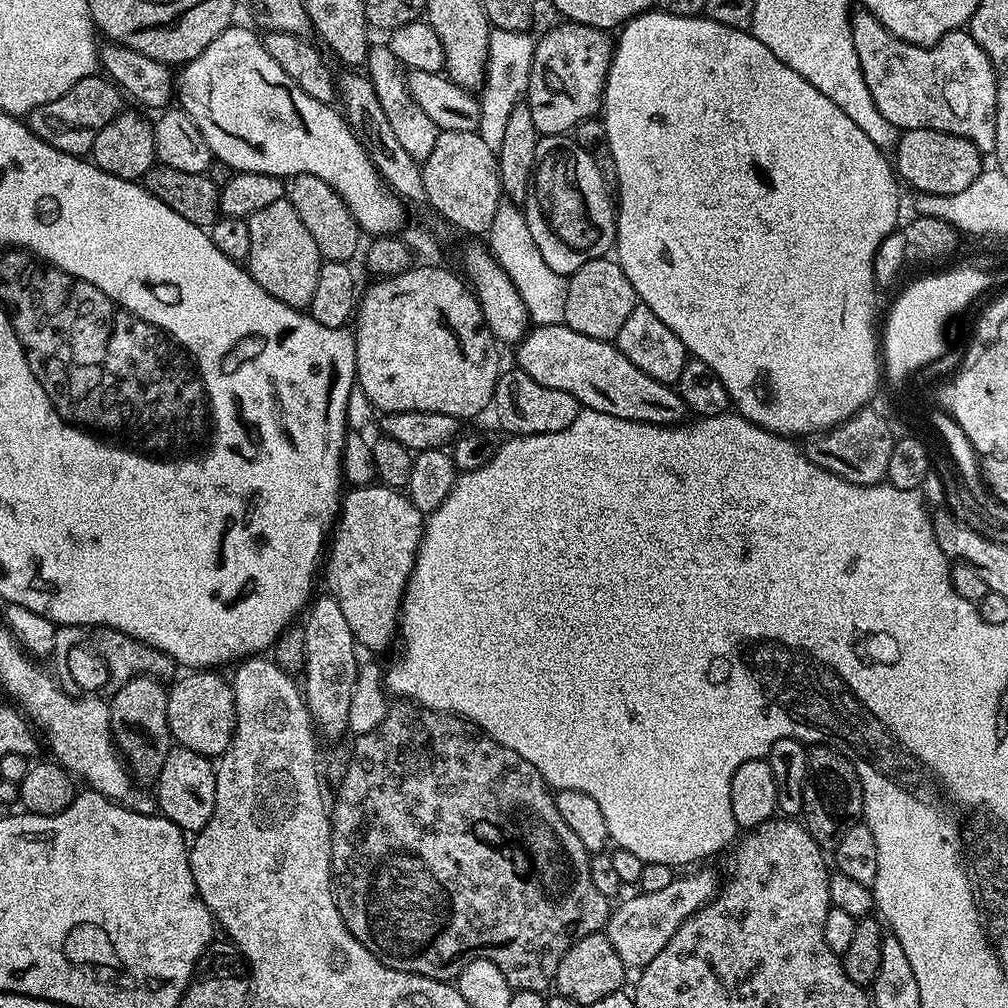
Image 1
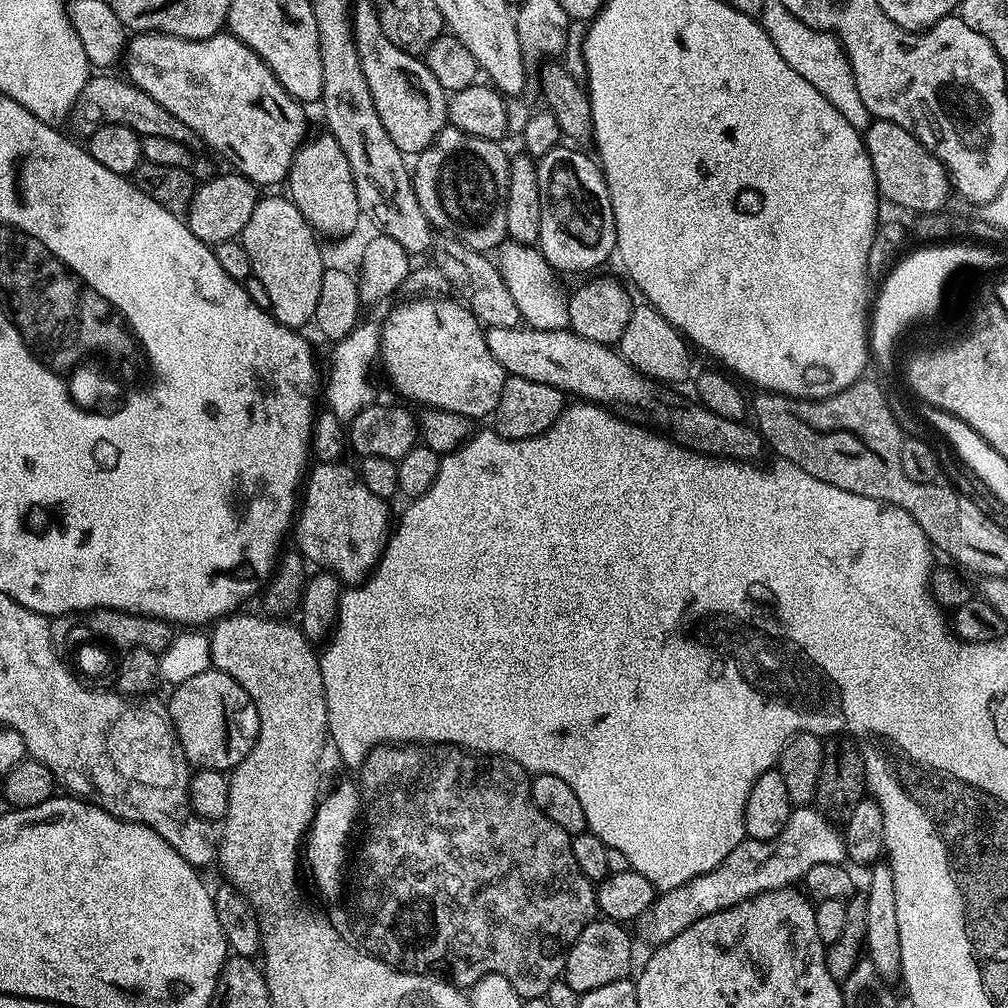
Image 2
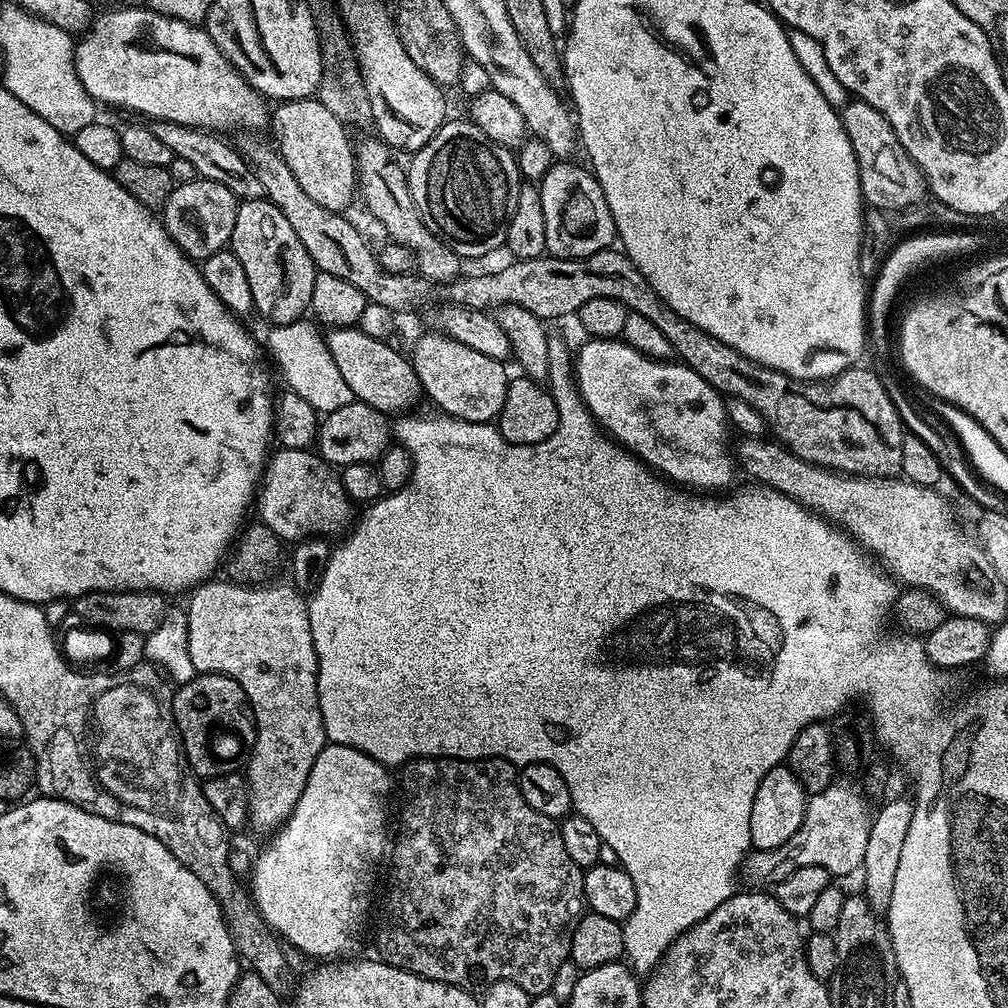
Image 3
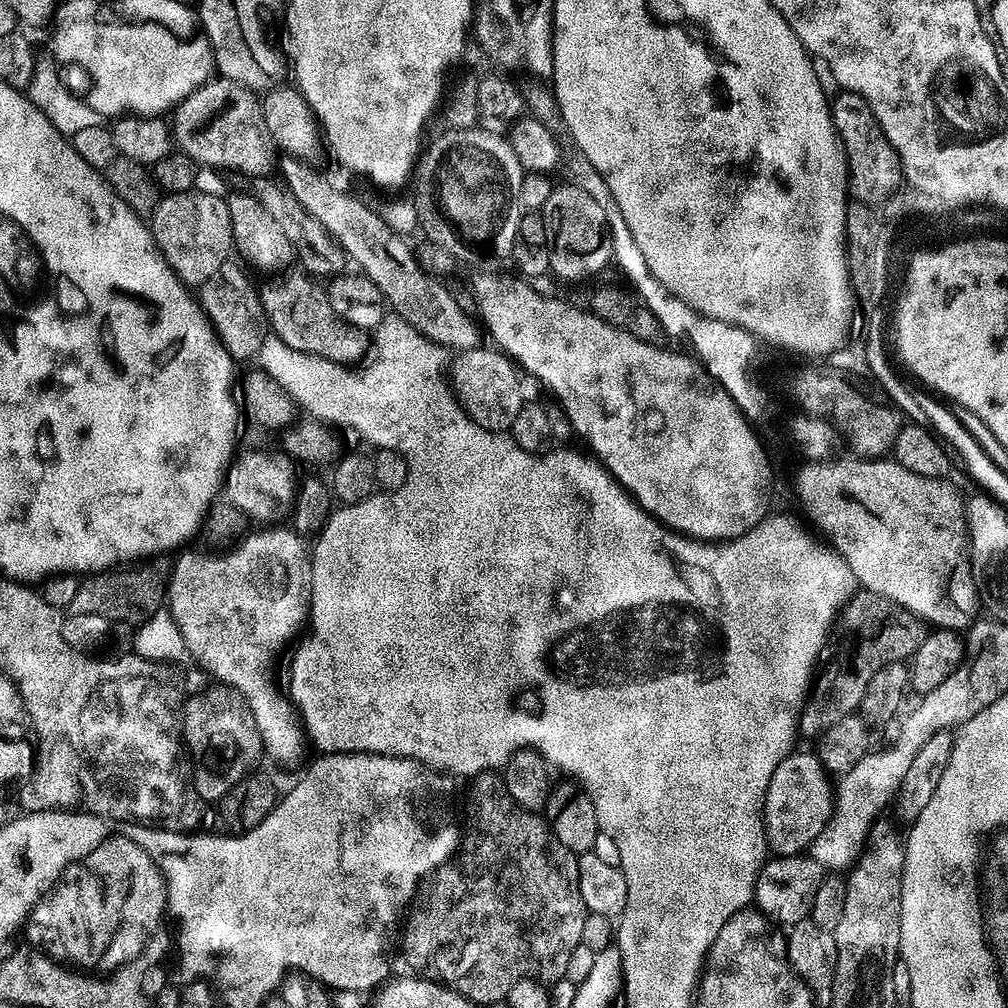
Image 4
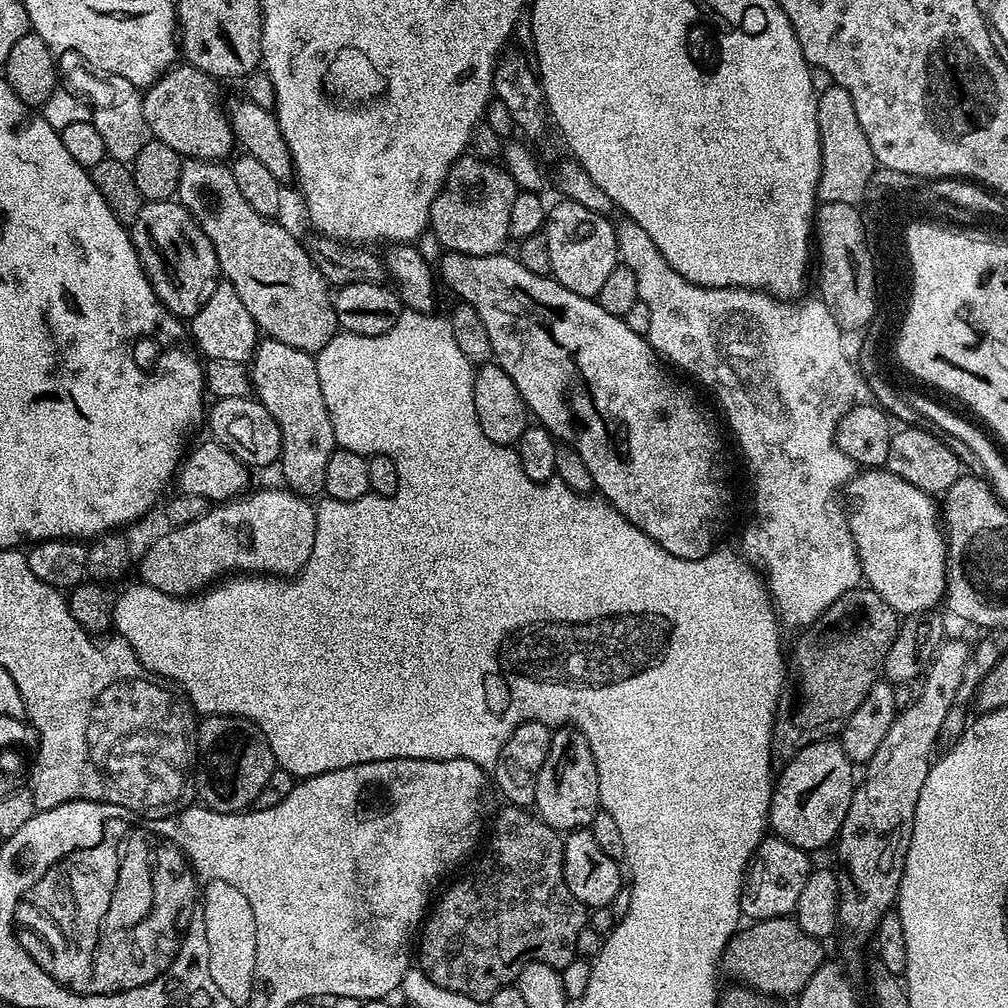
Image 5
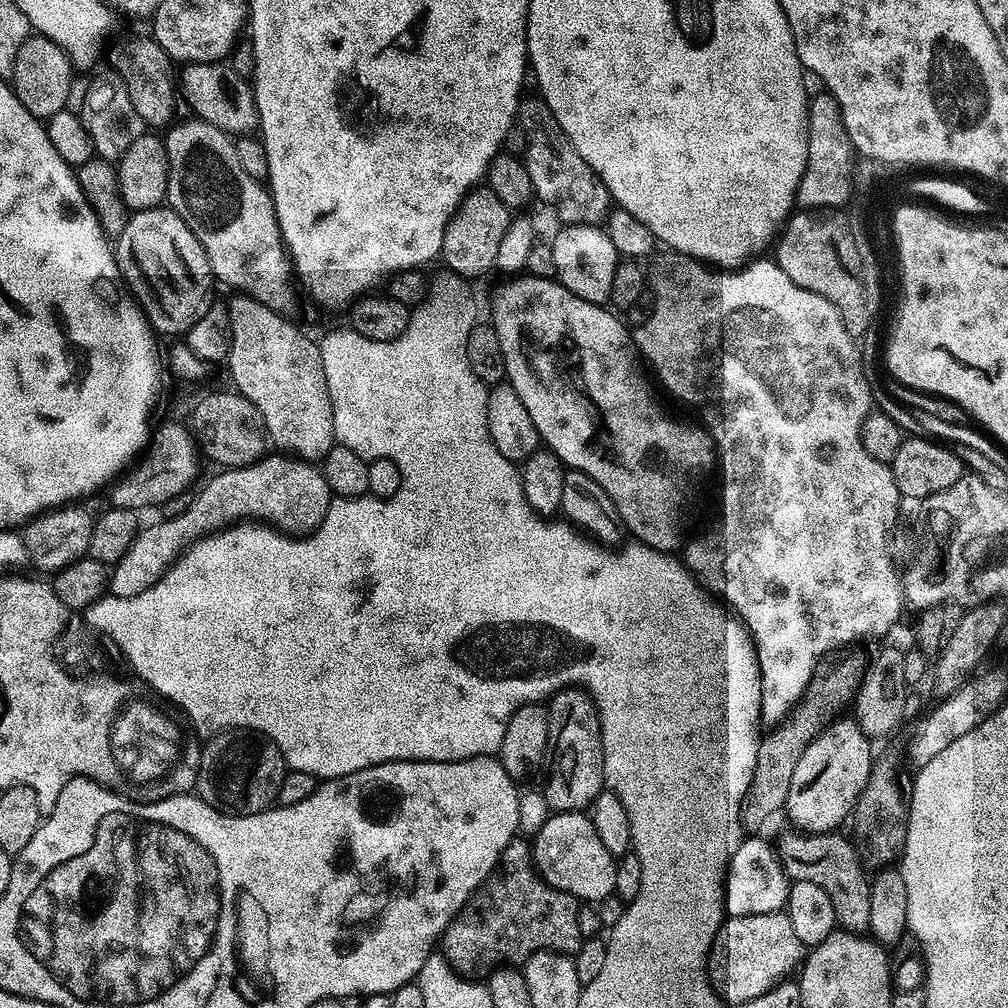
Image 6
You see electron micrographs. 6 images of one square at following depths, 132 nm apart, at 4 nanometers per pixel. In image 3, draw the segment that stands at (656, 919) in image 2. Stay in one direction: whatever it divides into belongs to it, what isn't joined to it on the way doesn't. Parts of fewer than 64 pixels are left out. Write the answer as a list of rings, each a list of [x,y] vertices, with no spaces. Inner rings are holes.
[[[834,782],[826,790],[808,796],[802,826],[782,846],[765,852],[753,851],[747,857],[746,869],[760,886],[775,886],[802,866],[822,866],[833,877],[848,876],[859,869],[866,854],[866,838],[870,838],[873,813],[868,812],[868,800],[852,784]]]

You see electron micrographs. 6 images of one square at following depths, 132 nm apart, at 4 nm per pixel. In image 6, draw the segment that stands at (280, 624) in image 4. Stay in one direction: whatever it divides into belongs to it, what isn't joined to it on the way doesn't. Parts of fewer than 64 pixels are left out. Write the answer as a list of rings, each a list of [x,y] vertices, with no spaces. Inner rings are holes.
[[[265,454],[256,460],[250,466],[242,466],[241,468],[225,468],[217,471],[217,476],[213,480],[208,480],[204,484],[204,489],[197,491],[193,498],[193,501],[189,507],[182,514],[177,517],[170,517],[168,519],[157,519],[157,524],[141,527],[140,531],[136,533],[134,542],[130,546],[130,550],[126,550],[126,554],[119,560],[110,572],[110,592],[114,596],[137,596],[142,594],[142,590],[150,590],[150,586],[154,586],[154,582],[158,582],[166,574],[166,570],[172,566],[172,563],[176,561],[180,555],[188,551],[188,547],[195,544],[196,541],[203,538],[203,536],[211,536],[213,532],[221,531],[231,525],[239,524],[241,522],[263,522],[265,525],[271,526],[293,538],[303,538],[308,533],[314,531],[316,527],[322,522],[322,518],[326,518],[326,510],[332,505],[334,499],[332,491],[326,486],[326,478],[323,471],[315,463],[298,460],[287,454]]]

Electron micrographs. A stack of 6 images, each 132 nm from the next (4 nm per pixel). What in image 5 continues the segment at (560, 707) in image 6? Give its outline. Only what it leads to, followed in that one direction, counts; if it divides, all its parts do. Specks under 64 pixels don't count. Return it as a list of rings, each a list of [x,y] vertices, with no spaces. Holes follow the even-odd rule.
[[[560,726],[552,733],[550,750],[536,783],[535,815],[555,832],[567,834],[584,830],[601,811],[598,770],[584,735],[575,726]]]

